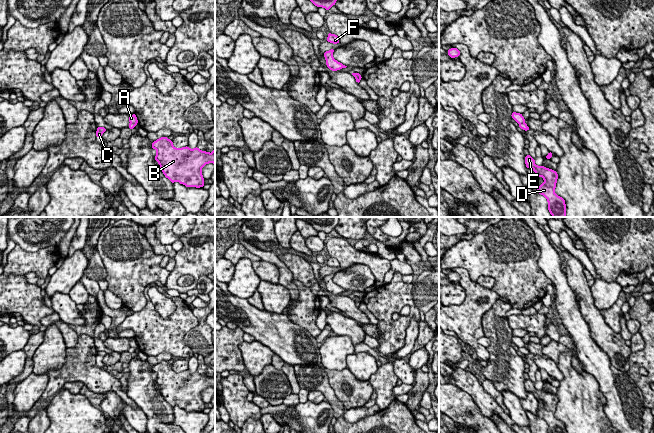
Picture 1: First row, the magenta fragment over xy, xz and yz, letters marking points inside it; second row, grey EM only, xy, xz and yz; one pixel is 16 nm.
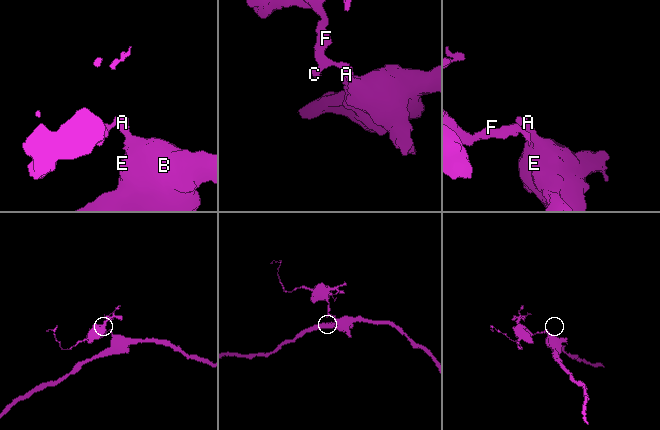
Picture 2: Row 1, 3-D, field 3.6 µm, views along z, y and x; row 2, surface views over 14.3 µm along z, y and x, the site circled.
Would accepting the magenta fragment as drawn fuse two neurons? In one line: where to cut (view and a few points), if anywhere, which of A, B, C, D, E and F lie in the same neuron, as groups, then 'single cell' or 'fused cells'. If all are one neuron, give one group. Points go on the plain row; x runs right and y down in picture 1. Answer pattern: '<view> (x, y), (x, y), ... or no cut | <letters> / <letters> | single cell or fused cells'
xz (354, 297), (360, 302) | A C F / B D E | fused cells

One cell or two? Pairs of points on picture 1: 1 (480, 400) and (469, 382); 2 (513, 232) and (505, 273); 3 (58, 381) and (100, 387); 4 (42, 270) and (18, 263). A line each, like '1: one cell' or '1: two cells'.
1: one cell
2: one cell
3: one cell
4: one cell

